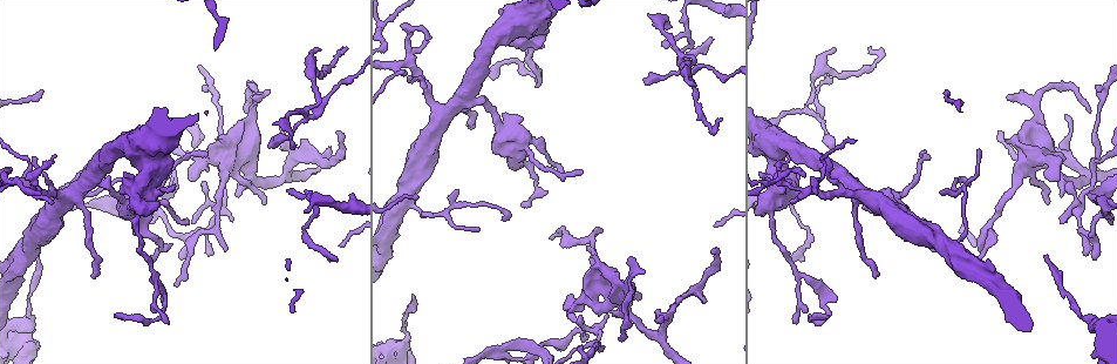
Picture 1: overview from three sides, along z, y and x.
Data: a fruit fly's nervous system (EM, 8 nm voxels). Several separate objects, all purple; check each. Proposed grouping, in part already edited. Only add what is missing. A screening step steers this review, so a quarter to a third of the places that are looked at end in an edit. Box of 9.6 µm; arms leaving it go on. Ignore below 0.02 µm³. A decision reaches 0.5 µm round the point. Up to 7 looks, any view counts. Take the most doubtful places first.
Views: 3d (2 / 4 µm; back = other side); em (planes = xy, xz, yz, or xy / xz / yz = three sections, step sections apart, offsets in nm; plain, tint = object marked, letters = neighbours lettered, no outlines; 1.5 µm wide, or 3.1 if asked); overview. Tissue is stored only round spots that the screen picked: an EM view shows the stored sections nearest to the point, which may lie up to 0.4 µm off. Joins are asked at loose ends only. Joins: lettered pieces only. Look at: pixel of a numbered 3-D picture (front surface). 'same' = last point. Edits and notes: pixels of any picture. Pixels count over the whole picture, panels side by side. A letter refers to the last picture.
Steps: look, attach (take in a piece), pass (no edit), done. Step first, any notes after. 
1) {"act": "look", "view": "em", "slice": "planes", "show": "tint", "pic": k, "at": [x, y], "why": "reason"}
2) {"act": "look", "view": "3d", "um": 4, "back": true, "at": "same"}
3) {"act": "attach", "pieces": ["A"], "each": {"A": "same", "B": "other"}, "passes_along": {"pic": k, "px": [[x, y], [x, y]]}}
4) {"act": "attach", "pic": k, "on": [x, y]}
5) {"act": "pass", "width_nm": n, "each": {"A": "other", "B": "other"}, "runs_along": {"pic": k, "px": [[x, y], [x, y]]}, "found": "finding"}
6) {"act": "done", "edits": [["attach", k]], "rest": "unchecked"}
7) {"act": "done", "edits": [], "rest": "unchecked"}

{"act": "look", "view": "em", "slice": "xy", "step": 8, "show": "tint", "pic": 1, "at": [244, 112], "why": "an open end"}

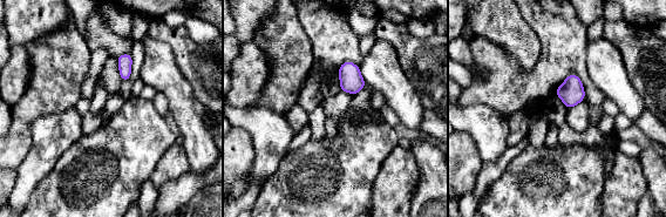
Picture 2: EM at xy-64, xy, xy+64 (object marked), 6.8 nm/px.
{"act": "look", "view": "em", "slice": "planes", "show": "letters", "at": "same"}

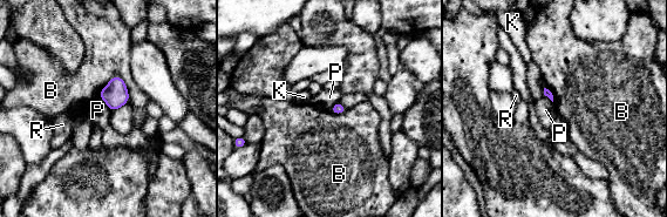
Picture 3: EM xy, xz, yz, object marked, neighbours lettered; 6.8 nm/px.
{"act": "pass", "each": {"B": "other", "K": "other", "P": "other", "R": "other"}, "found": "no lettered piece goes on from it"}

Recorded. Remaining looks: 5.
{"act": "look", "view": "em", "slice": "planes", "show": "letters", "pic": 1, "at": [871, 49], "why": "tapers out"}

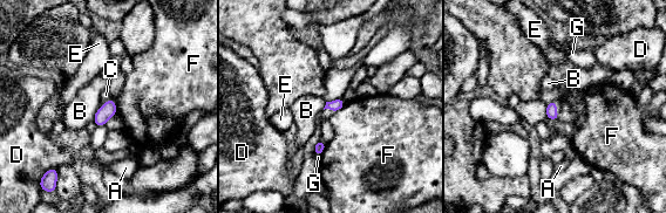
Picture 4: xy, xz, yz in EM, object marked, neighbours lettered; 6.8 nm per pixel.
{"act": "pass", "width_nm": 80, "longest_contact_nm": ["F", 120], "each": {"A": "other", "B": "other", "C": "other", "D": "other", "E": "other", "F": "other", "G": "other"}, "found": "no lettered piece goes on from it"}

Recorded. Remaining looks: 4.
{"act": "look", "view": "em", "slice": "planes", "show": "letters", "pic": 1, "at": [525, 206], "why": "end of a long branch"}

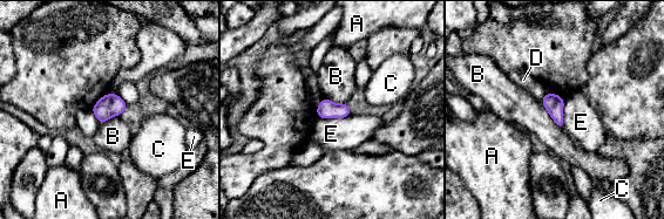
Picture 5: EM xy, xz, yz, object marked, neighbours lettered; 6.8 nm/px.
{"act": "pass", "width_nm": 130, "longest_contact_nm": ["B", 260], "each": {"A": "other", "B": "other", "C": "other", "D": "other", "E": "other"}, "found": "none of them fits"}

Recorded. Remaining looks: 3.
{"act": "done", "edits": [], "rest": "unchecked"}

